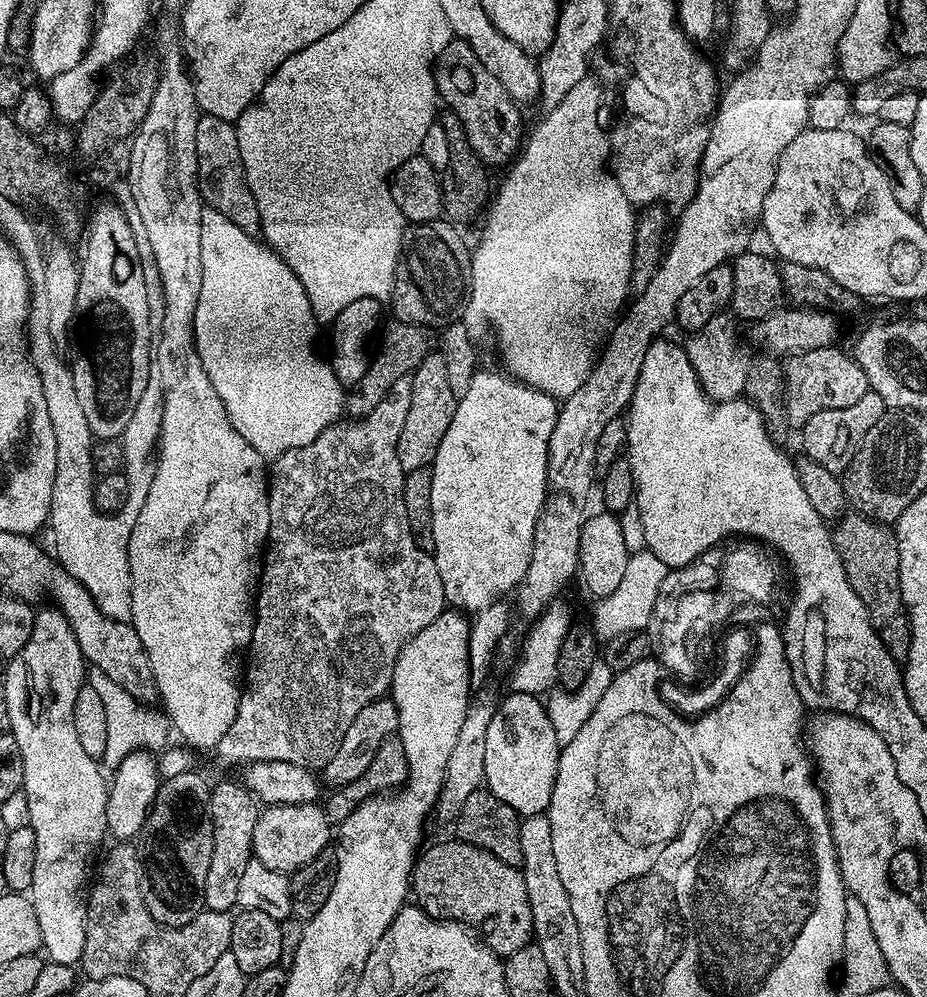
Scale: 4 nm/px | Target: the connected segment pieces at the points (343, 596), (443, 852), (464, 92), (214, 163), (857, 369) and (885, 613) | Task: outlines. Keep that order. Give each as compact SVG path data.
M405 378L394 382L388 391L388 397L365 416L353 419L352 424L337 422L327 428L310 446L298 446L294 450L286 450L275 457L270 468L268 481L268 497L270 498L270 530L268 543L262 556L262 571L256 598L256 623L252 626L252 642L246 649L246 671L242 676L242 691L234 722L230 722L230 730L220 739L218 753L224 760L277 760L278 762L294 762L303 768L323 770L326 762L338 754L338 746L342 738L346 738L346 730L350 730L350 722L358 718L358 710L372 700L381 699L389 691L392 682L394 662L398 658L400 648L414 634L418 634L426 626L433 624L446 611L444 587L440 571L436 565L436 557L431 551L421 548L420 541L412 537L413 521L408 518L404 505L405 472L398 462L398 434L402 434L402 422L406 422L406 414L410 411L411 379Z
M449 838L445 844L436 844L433 848L426 848L419 853L412 869L410 881L411 891L414 893L414 896L417 896L415 899L425 909L436 910L432 908L440 907L444 911L441 913L445 917L475 930L478 933L479 939L487 944L488 949L495 956L501 958L513 956L518 950L522 950L529 944L534 936L532 930L532 911L530 910L530 898L526 894L524 874L517 865L502 862L502 858L498 858L494 853L455 838Z
M455 38L437 59L434 71L439 99L443 103L445 100L448 103L447 111L459 118L468 145L477 152L485 165L507 165L517 155L522 136L520 140L520 112L516 109L519 107L502 86L502 82L498 82L498 78L494 78L494 74L490 74L482 62L478 62L468 44Z
M201 115L197 122L197 180L200 196L207 207L218 210L242 230L260 232L258 202L246 182L242 158L238 154L238 134L235 123Z
M831 346L797 352L795 355L789 355L783 361L784 406L782 412L783 415L788 415L790 423L803 426L807 420L814 418L814 414L820 413L821 410L838 410L842 406L851 406L853 402L858 402L858 398L862 398L862 394L866 394L870 390L862 366L858 366L858 362L849 353L847 356L846 353L839 352L837 348Z
M859 511L850 512L835 525L837 528L832 532L832 541L836 544L838 554L842 558L842 566L846 570L846 578L854 594L862 598L872 619L872 625L879 630L886 622L890 622L890 618L901 615L902 612L898 542L891 527Z

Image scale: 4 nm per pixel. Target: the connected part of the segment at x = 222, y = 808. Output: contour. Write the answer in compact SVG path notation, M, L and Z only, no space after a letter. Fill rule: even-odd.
M220 780L211 785L212 793L208 799L208 818L212 822L212 853L210 870L206 874L204 906L209 912L231 913L237 907L238 882L246 866L254 858L254 826L258 826L261 809L258 801L243 783ZM257 807L257 808L256 808Z

